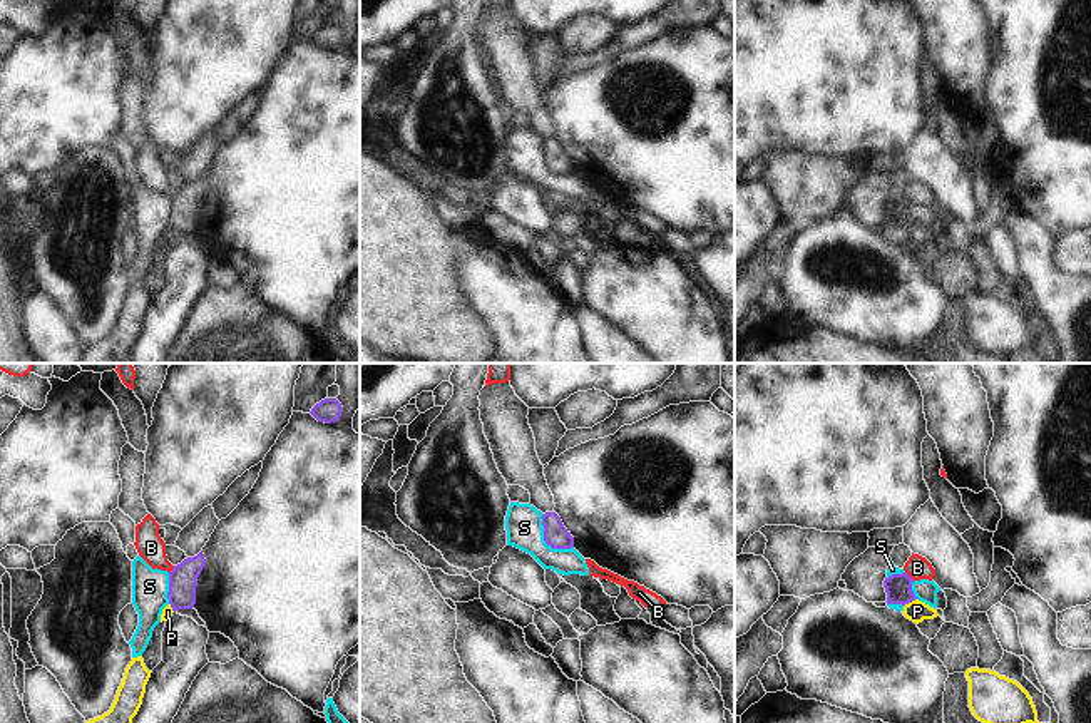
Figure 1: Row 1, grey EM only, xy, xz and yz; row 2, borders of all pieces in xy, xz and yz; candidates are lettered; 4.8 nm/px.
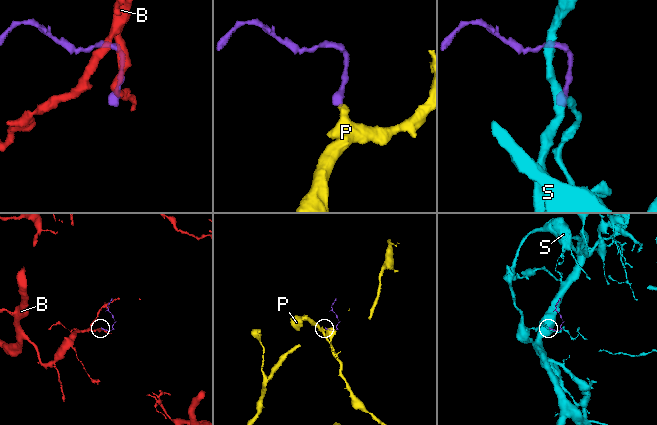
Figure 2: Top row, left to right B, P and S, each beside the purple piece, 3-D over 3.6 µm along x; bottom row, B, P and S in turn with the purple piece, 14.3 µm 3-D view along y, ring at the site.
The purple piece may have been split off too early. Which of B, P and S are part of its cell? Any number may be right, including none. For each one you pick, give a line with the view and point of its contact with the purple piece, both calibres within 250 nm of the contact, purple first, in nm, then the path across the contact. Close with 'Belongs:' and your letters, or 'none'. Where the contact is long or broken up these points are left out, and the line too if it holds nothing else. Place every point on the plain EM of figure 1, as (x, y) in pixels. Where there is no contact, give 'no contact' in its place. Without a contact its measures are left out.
P: yz (909, 226) | 130/100 nm | across yz (897, 211), (909, 226), (917, 236)
Belongs: P

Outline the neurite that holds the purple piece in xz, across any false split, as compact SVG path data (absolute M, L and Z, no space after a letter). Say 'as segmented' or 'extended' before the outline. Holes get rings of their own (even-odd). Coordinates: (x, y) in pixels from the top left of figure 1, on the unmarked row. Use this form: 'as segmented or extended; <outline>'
as segmented; M546 137L542 141L544 166L552 174L571 174L574 172L574 162L564 152L561 142L556 137Z

